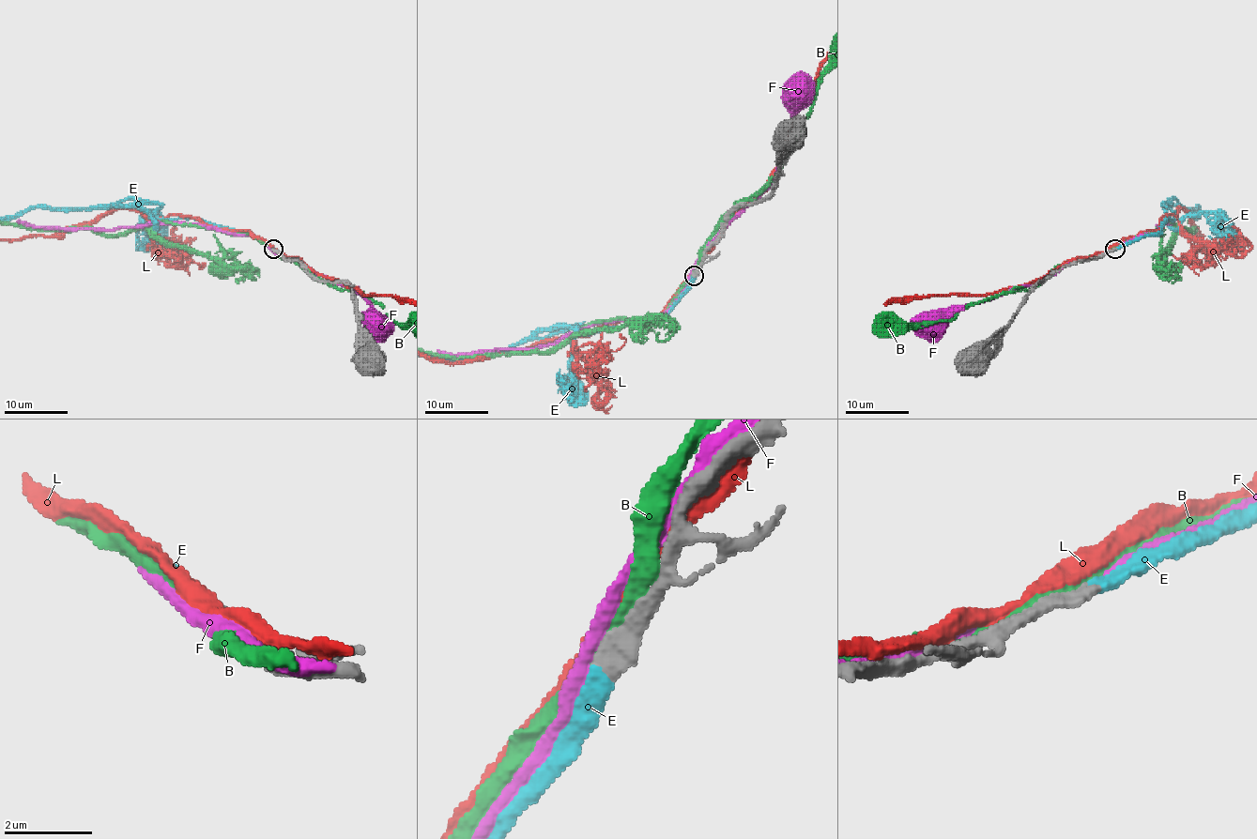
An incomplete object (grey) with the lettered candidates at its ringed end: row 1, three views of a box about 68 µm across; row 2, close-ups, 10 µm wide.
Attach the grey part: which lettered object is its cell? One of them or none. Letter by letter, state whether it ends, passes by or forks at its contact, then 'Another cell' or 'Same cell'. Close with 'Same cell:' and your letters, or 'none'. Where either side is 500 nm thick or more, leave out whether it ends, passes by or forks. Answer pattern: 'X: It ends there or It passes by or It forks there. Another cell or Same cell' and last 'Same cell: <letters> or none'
B: It passes by. Another cell
E: It ends there. Same cell
F: It passes by. Another cell
L: Another cell
Same cell: E

